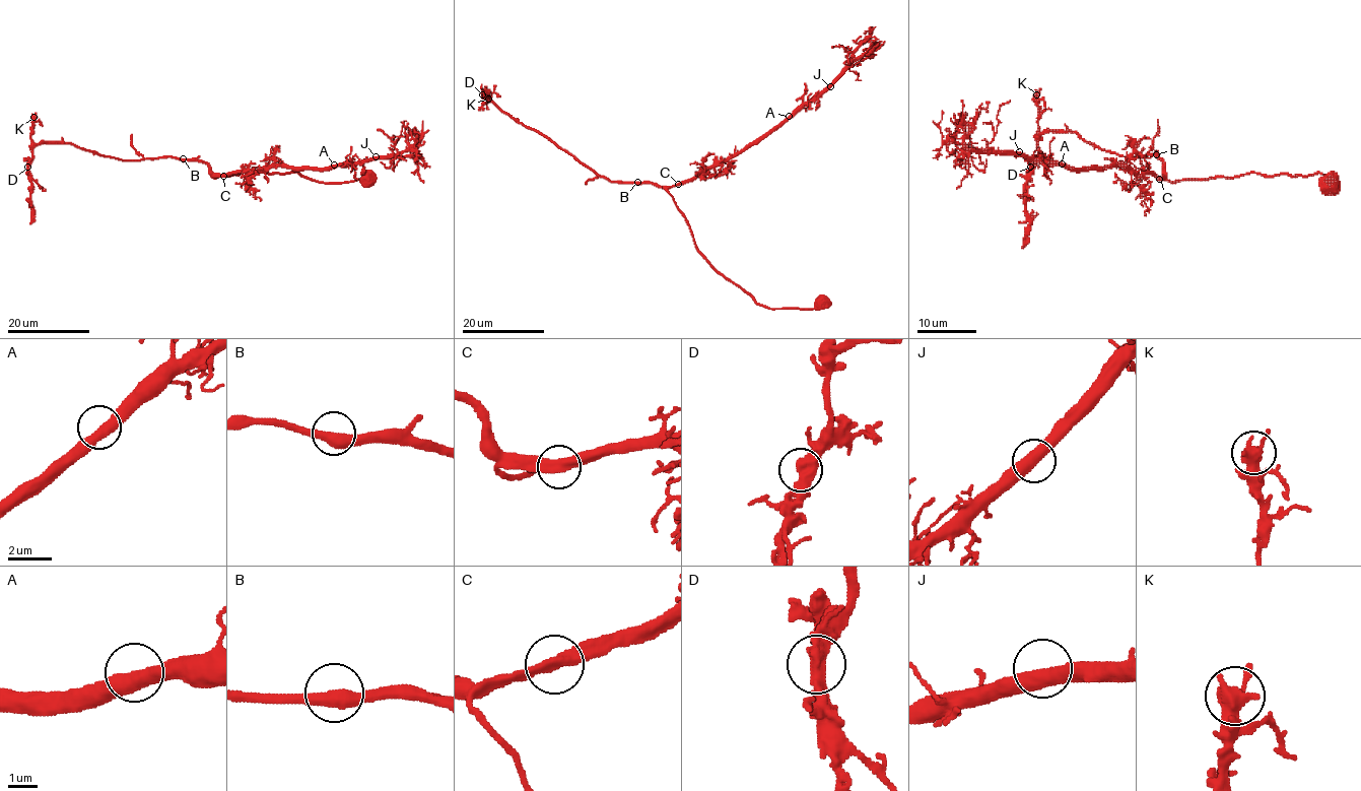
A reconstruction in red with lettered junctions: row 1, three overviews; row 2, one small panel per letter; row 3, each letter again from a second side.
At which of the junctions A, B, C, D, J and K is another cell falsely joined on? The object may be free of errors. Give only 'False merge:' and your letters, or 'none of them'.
False merge: none of them

